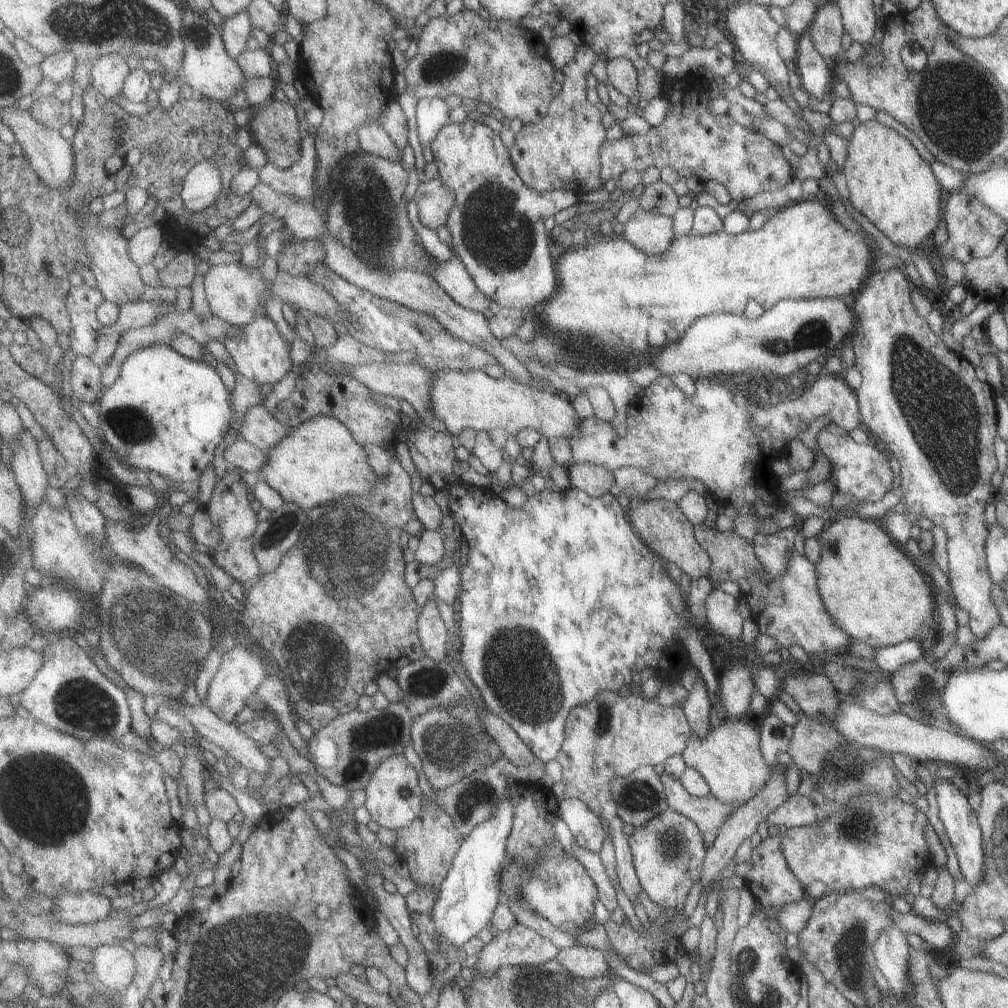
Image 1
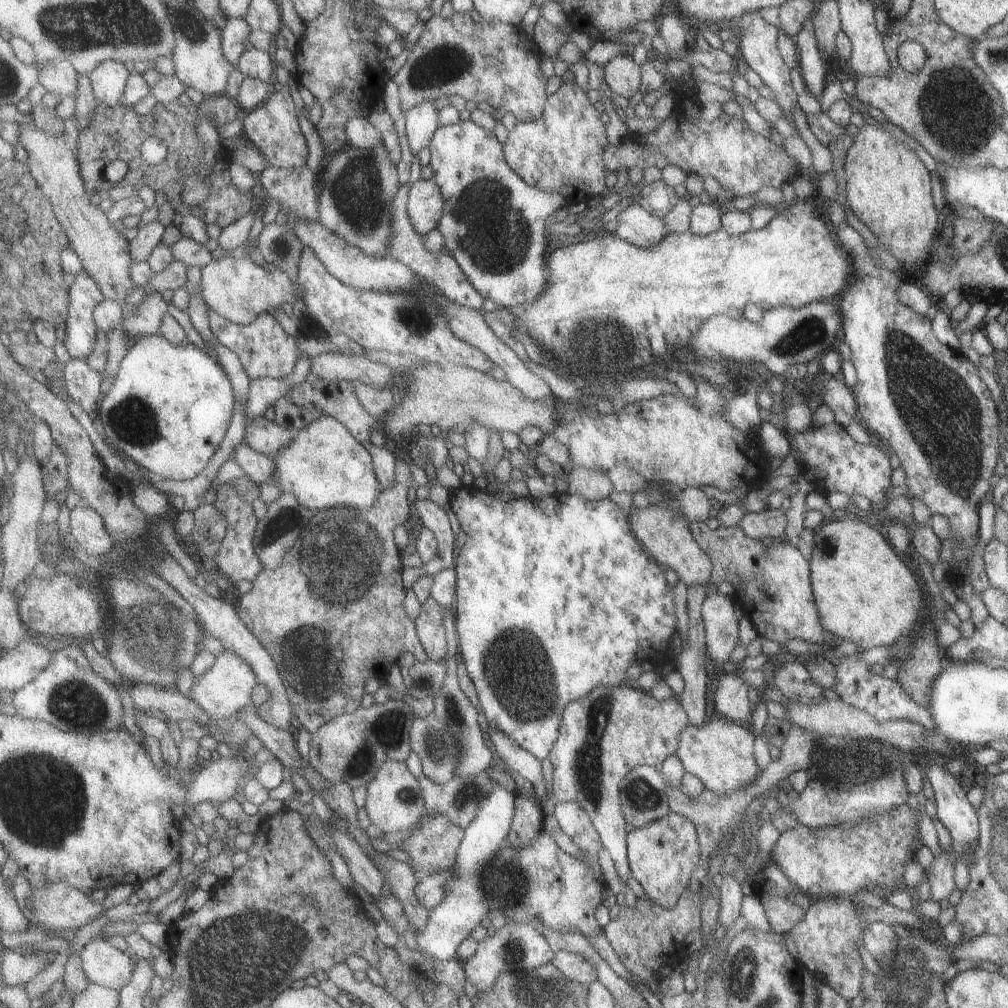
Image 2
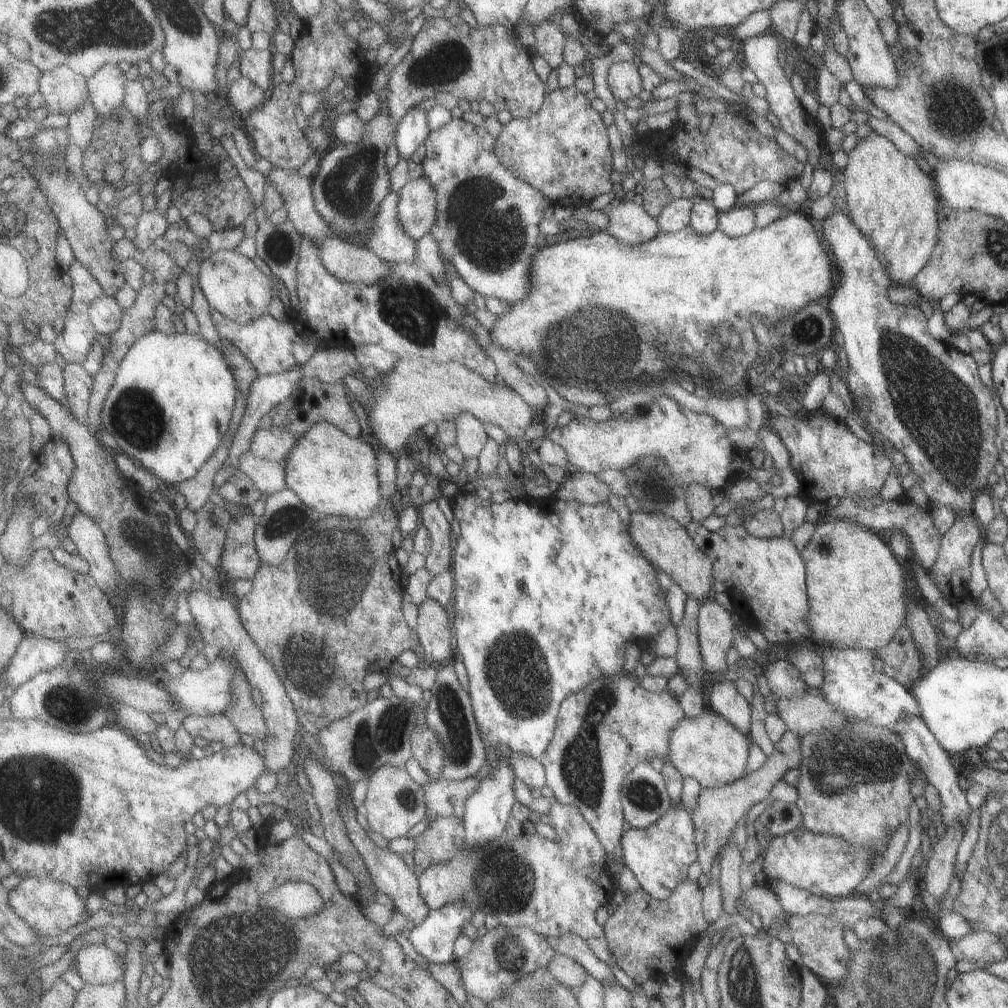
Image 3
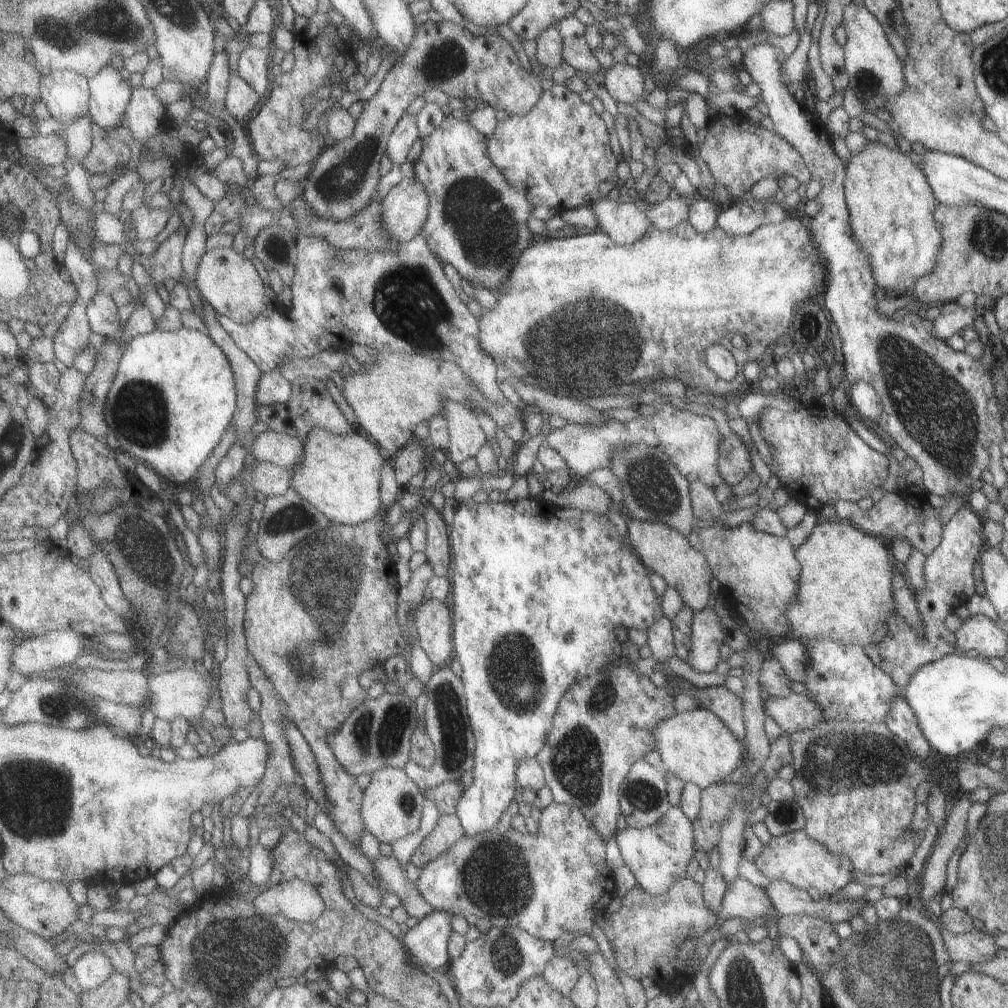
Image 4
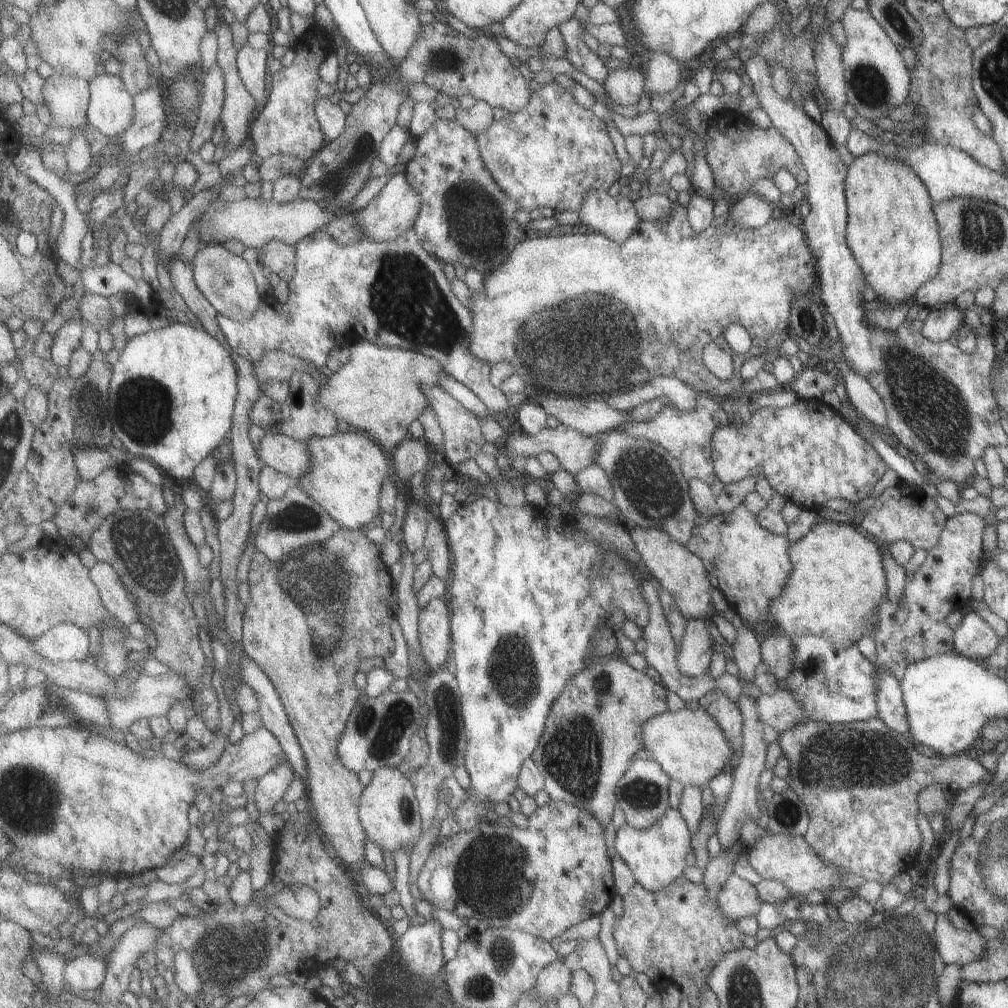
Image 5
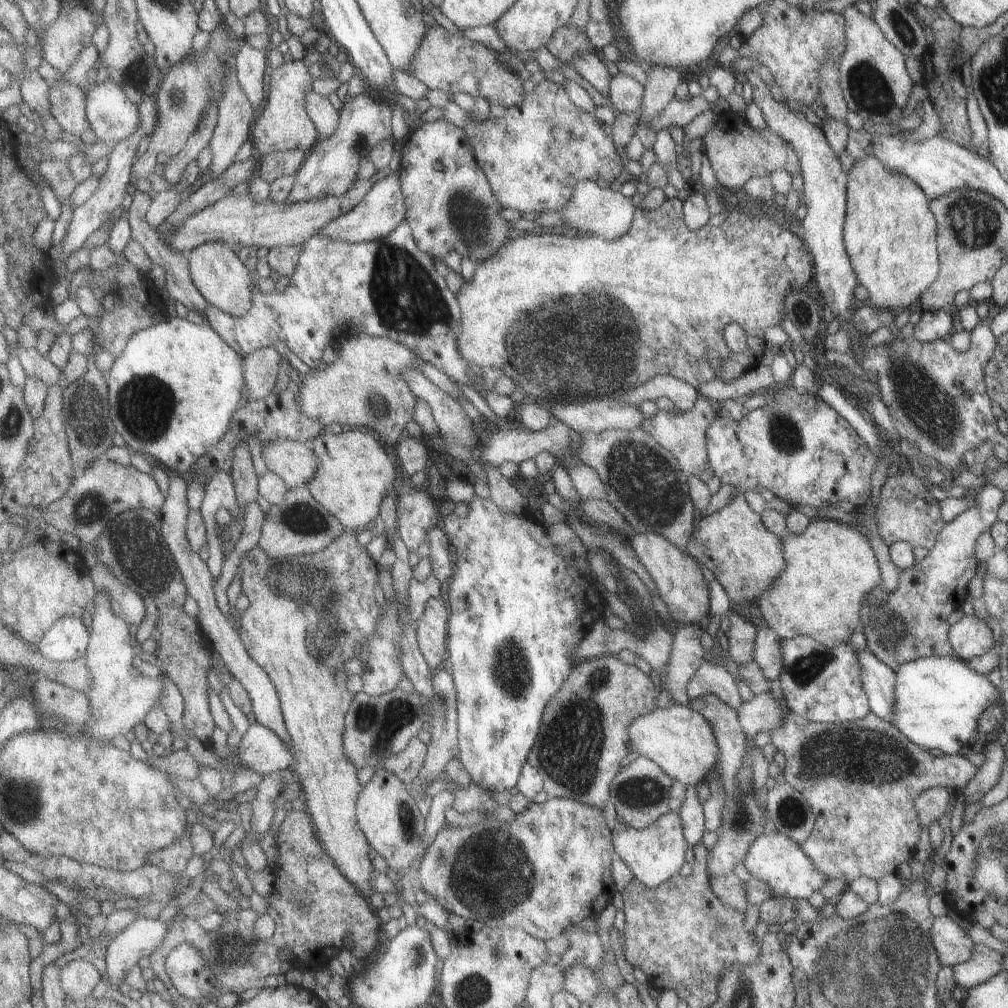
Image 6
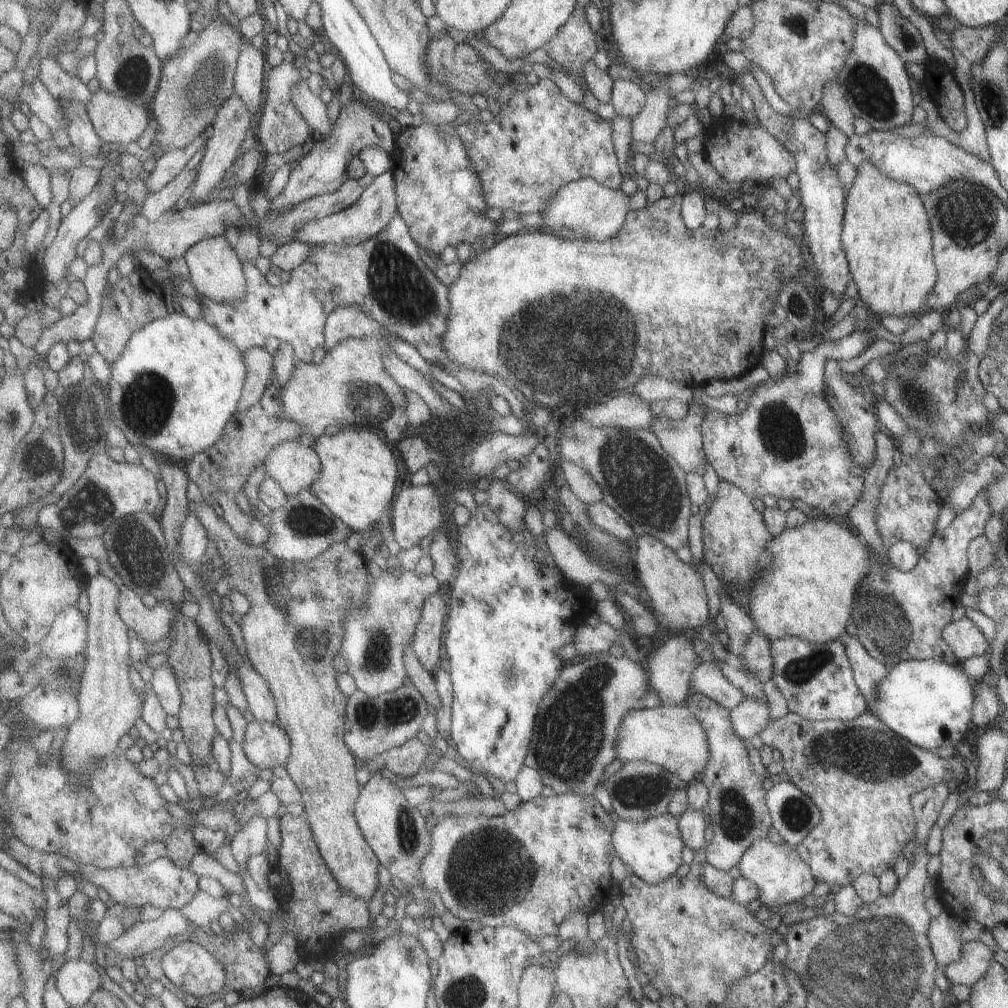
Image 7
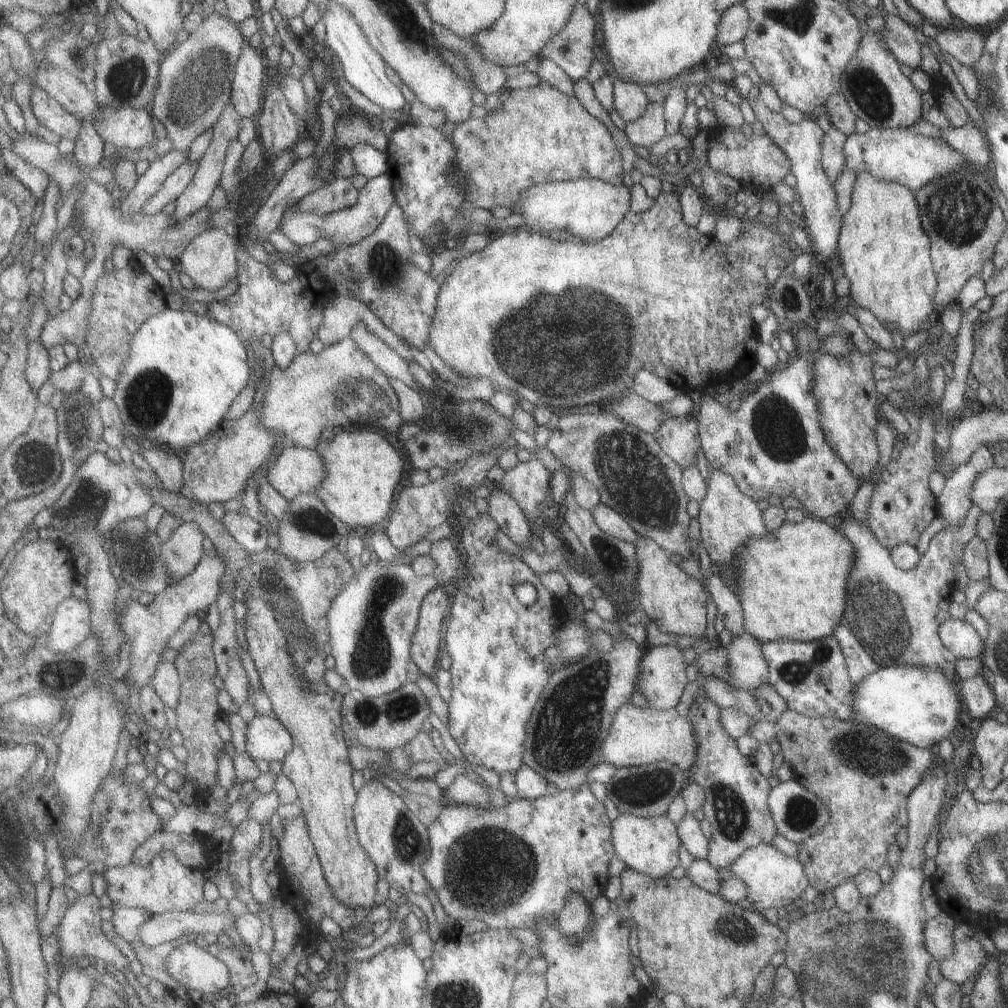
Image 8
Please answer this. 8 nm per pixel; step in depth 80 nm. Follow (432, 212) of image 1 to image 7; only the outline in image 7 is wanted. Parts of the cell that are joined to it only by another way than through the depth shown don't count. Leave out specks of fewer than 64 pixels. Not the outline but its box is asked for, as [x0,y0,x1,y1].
[293,170,398,247]

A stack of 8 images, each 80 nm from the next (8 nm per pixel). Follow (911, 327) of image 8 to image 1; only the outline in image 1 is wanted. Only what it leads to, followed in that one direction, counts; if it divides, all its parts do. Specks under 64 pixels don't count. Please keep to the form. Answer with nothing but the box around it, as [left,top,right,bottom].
[838,119,943,252]

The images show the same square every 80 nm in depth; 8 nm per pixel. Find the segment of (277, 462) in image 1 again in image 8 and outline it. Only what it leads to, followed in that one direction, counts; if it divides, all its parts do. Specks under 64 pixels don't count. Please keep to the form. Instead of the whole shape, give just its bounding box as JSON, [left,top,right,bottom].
[316,429,405,530]

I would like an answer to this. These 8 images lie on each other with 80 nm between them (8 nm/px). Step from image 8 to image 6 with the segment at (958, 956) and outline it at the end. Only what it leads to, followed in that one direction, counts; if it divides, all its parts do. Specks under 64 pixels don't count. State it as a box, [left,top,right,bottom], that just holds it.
[951,944,1003,989]

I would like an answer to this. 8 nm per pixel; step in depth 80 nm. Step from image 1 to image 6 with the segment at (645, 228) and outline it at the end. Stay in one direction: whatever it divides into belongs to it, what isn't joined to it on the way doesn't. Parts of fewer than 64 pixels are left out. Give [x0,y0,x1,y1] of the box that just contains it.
[558,180,637,240]

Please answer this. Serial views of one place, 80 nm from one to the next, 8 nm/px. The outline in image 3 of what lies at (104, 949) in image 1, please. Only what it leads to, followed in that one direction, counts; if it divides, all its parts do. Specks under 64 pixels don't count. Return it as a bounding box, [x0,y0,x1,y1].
[74,943,125,985]

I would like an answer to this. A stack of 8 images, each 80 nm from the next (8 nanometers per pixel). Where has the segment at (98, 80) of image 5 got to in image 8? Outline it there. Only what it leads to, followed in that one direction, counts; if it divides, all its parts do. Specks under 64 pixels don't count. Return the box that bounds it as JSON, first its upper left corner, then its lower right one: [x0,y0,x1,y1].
[95,106,159,152]

